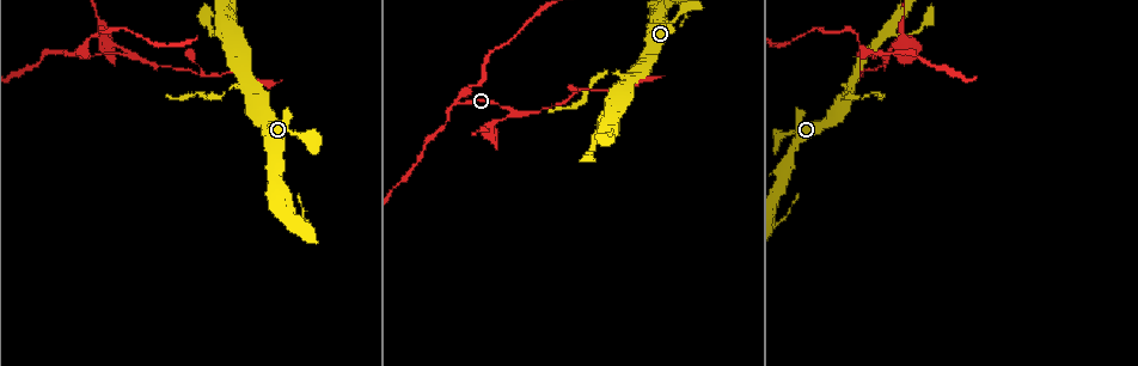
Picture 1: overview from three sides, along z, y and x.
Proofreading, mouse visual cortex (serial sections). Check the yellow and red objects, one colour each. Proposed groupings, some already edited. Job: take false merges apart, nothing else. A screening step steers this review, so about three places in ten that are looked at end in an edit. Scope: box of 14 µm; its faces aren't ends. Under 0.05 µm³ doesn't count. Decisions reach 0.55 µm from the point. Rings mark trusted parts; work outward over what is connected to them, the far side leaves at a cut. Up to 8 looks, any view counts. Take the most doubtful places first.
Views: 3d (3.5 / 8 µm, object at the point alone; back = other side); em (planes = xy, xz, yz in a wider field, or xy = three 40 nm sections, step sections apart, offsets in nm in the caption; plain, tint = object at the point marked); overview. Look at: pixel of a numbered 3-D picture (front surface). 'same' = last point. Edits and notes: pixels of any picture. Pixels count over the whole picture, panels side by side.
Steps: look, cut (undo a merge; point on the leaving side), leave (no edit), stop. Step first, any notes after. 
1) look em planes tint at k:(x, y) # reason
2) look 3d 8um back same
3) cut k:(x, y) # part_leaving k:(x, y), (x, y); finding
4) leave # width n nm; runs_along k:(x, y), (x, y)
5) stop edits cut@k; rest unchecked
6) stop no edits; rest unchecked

look 3d 3.5um back at 1:(131, 57)

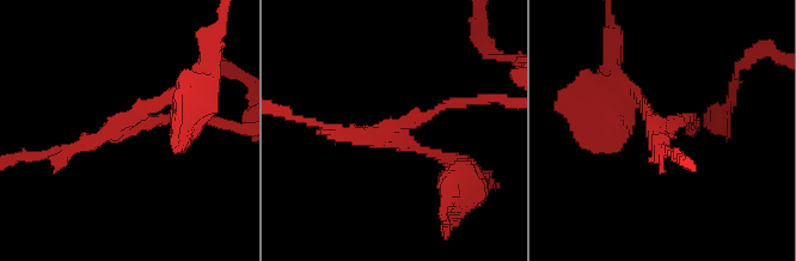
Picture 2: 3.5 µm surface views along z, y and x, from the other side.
look em xy step 5 plain at 2:(126, 123) # arms 3; arm_widths 150, 150, 200 nm

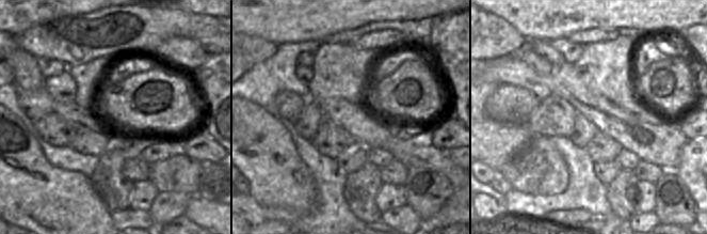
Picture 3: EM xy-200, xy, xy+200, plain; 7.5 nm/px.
look em xy step 5 tint same

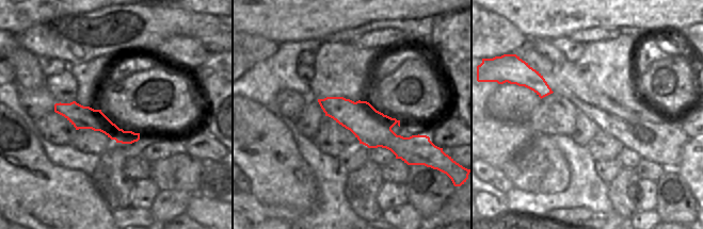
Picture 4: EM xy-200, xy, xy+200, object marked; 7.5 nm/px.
cut 2:(167, 96) # part_leaving 2:(134, 123), (208, 76); a second cell is stuck on

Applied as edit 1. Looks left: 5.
look 3d 8um at 1:(247, 83) # three-way junction

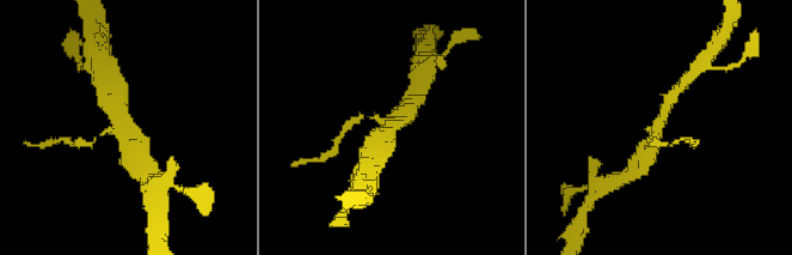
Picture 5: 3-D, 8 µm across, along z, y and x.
look em planes tint at 5:(659, 129) # arms 3; arm_widths 150, 400, 600 nm; shape alone is not enough

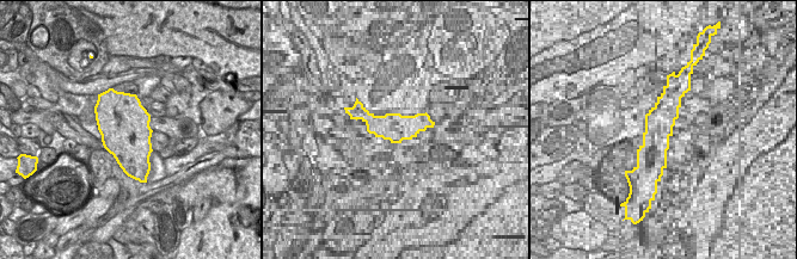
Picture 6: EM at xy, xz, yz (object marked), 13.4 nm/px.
cut 5:(356, 120) # width 700 nm; part_leaving 5:(376, 119), (356, 117), (339, 140); two cells meet here

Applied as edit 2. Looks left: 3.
stop edits cut@2, cut@5; rest unchecked

